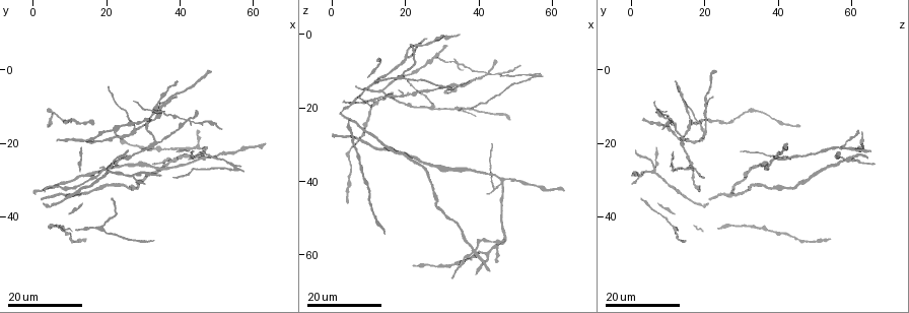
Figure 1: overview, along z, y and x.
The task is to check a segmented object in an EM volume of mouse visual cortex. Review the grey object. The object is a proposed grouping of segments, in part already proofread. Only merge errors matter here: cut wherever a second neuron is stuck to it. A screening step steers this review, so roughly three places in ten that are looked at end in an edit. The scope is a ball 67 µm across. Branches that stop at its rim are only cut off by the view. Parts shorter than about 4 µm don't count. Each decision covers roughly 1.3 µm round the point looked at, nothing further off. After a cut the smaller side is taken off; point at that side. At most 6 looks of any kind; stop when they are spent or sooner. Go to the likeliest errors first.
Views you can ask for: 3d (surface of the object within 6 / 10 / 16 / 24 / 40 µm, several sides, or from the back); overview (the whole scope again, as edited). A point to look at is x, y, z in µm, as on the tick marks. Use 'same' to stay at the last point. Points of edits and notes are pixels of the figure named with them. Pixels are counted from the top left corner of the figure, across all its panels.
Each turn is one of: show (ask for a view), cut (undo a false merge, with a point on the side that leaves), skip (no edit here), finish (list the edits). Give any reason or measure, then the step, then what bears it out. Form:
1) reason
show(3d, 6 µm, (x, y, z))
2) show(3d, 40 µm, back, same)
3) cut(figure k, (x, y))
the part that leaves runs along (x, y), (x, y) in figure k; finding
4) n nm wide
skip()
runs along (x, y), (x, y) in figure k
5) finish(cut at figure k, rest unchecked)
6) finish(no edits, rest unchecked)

three-way junction
show(3d, 24 µm, (27.5, 16.5, 20.5))

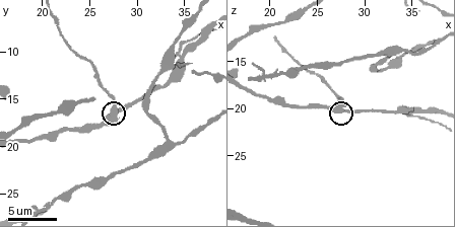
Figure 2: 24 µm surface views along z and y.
show(3d, 6 µm, (27.8, 16.8, 20.0))

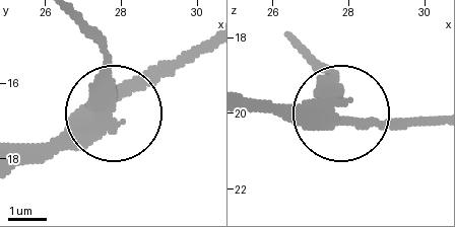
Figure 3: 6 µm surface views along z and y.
other side
show(3d, 6 µm, back, same)

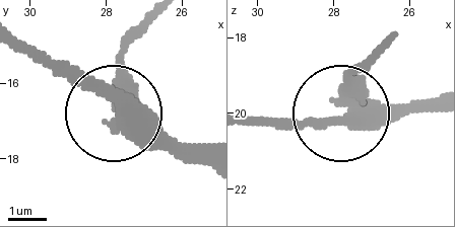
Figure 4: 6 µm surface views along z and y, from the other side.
3 arms
cut(figure 4, (126, 71))
the part that leaves runs along (124, 119), (124, 63), (143, 24) in figure 4; two neurons meet here

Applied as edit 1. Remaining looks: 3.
four arms meet
show(3d, 24 µm, (41.5, 13.0, 10.0))

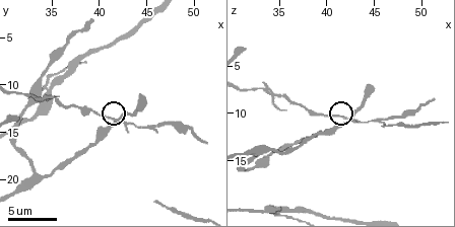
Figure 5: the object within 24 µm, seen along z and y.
show(3d, 10 µm, (42.0, 13.8, 10.6))

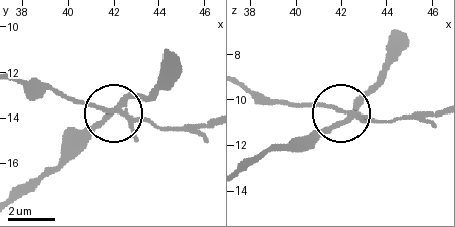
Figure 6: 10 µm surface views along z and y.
4 arms
cut(figure 6, (152, 124))
a second neuron is stuck on

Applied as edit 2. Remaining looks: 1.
finish(cut at figure 4, cut at figure 6, rest unchecked)

